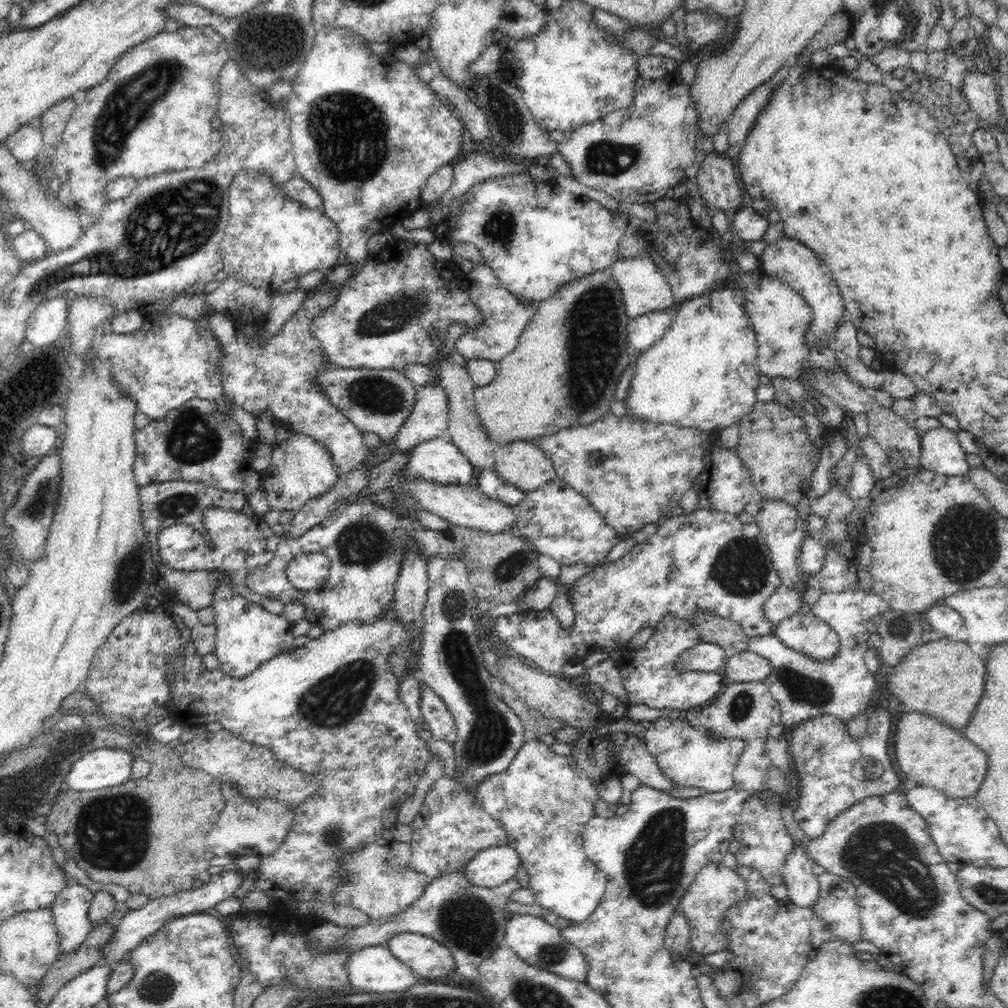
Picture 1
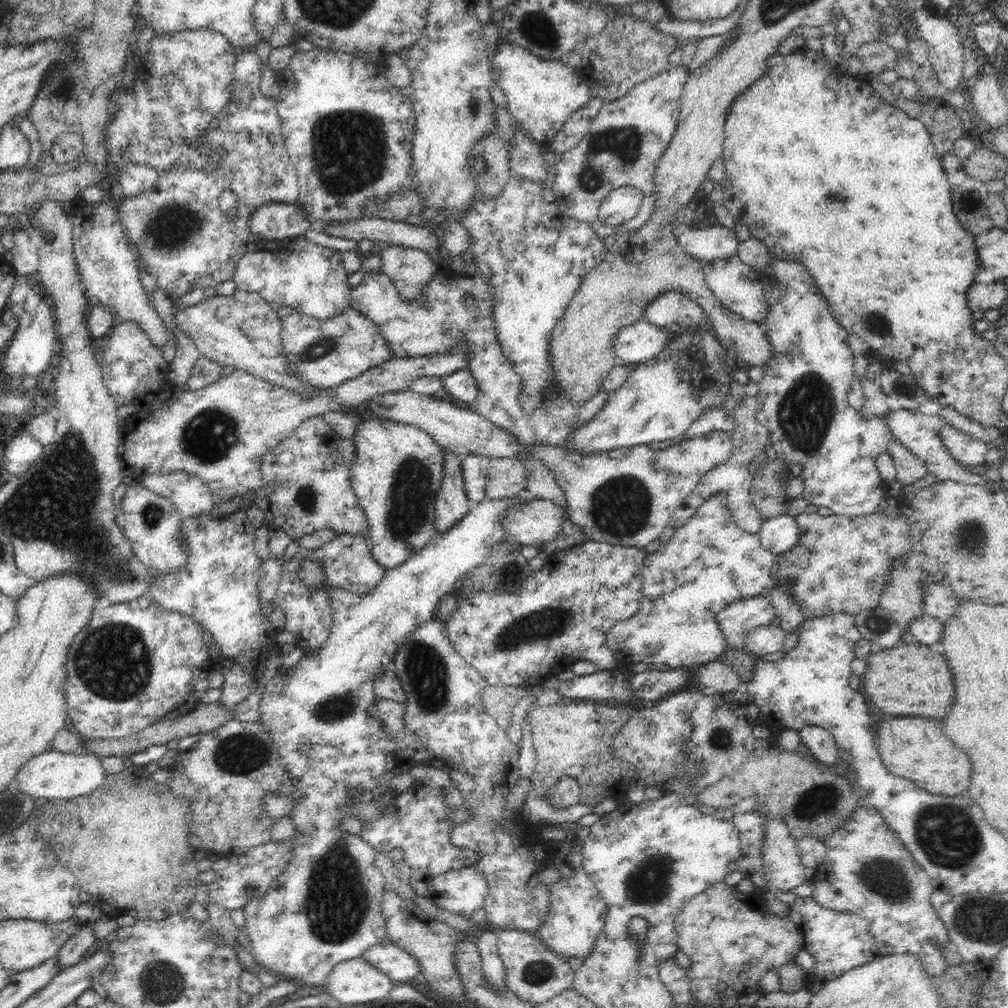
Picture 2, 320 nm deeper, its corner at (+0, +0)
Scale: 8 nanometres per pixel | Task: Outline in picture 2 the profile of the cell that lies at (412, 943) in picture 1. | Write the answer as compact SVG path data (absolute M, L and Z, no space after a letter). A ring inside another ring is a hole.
M378 943L367 948L361 957L384 973L396 985L410 978L421 978L419 960L407 950L388 943Z

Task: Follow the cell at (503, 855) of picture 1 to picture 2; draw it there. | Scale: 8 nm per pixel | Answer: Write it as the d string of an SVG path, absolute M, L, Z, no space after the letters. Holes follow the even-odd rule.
M474 866L450 869L430 879L429 897L439 908L470 916L483 905L487 893L486 874Z

